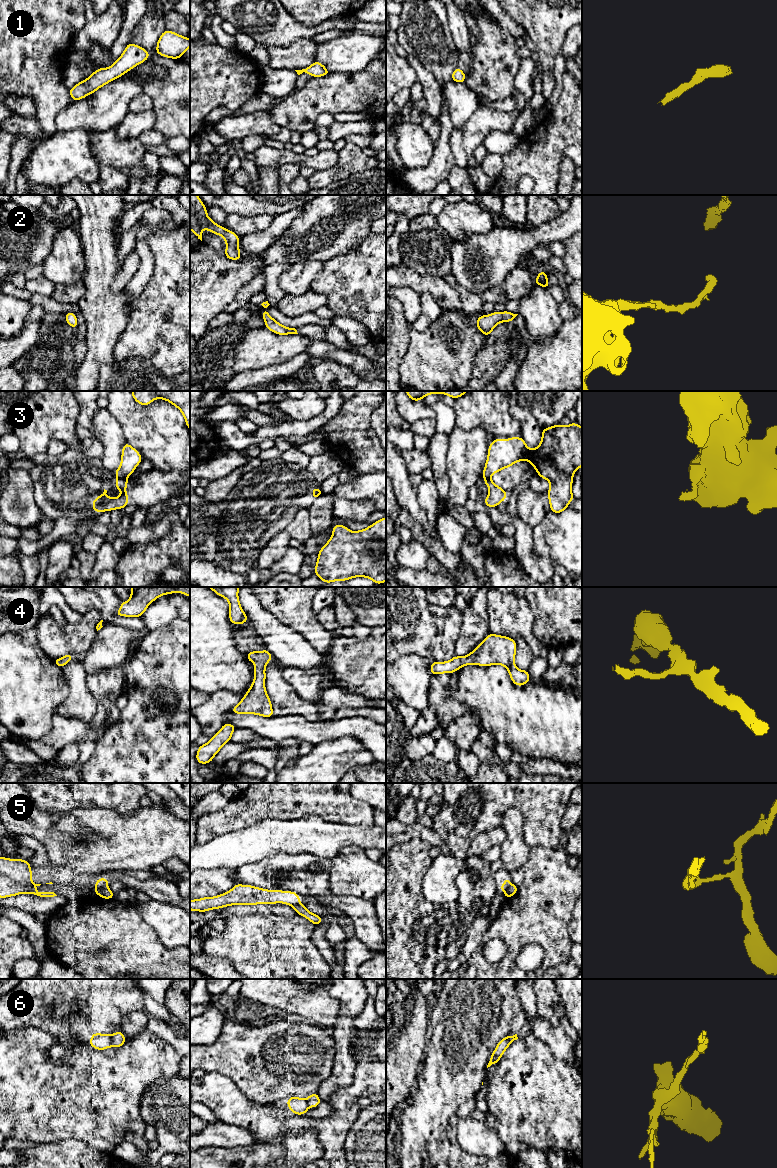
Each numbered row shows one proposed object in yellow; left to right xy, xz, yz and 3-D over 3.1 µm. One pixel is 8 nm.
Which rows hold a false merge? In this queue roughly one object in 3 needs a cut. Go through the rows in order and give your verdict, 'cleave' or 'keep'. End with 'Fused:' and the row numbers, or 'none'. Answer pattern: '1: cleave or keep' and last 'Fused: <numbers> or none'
1: keep
2: keep
3: cleave
4: keep
5: cleave
6: cleave
Fused: 3, 5, 6

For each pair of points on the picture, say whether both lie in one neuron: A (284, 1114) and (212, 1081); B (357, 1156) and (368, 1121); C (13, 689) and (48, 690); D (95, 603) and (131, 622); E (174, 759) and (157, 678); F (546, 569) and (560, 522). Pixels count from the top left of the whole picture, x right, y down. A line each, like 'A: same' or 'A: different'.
A: same
B: same
C: same
D: same
E: same
F: different

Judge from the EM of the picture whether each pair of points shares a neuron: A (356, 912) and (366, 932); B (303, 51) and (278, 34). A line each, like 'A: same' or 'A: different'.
A: same
B: different

